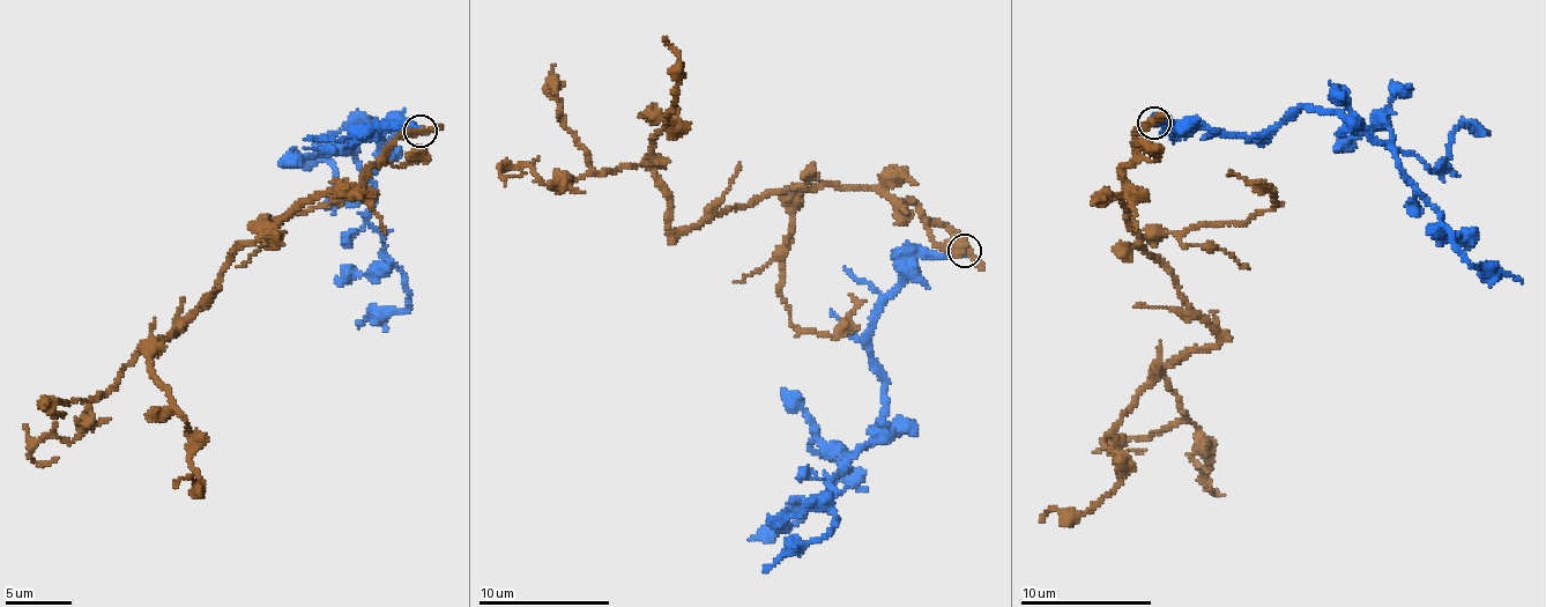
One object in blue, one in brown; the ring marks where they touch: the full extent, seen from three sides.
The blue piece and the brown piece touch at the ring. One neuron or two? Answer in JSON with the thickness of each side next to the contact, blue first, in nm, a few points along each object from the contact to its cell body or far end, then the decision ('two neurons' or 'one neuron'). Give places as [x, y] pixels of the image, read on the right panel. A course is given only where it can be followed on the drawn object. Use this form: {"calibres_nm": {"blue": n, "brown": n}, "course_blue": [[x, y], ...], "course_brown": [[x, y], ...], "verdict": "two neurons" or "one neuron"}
{"calibres_nm": {"blue": 440, "brown": 280}, "course_blue": [[1152, 121], [1246, 137], [1276, 130], [1302, 109], [1339, 110], [1388, 147], [1462, 258], [1501, 268], [1522, 283]], "course_brown": [[1152, 121], [1136, 138], [1128, 212], [1214, 345], [1164, 363], [1104, 442], [1122, 458], [1121, 483], [1040, 522]], "verdict": "two neurons"}

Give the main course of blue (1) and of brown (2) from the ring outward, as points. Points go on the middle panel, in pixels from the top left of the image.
1: (965, 250), (919, 254), (875, 320), (878, 437), (829, 480), (832, 528), (763, 571)
2: (965, 250), (898, 199), (837, 186), (669, 226), (648, 149), (676, 109), (671, 126), (663, 37)

